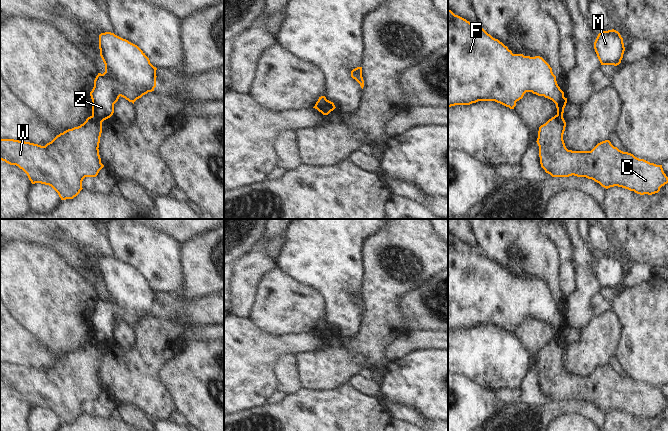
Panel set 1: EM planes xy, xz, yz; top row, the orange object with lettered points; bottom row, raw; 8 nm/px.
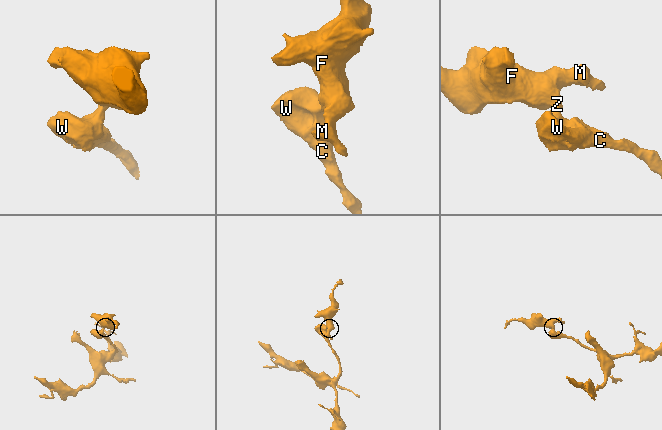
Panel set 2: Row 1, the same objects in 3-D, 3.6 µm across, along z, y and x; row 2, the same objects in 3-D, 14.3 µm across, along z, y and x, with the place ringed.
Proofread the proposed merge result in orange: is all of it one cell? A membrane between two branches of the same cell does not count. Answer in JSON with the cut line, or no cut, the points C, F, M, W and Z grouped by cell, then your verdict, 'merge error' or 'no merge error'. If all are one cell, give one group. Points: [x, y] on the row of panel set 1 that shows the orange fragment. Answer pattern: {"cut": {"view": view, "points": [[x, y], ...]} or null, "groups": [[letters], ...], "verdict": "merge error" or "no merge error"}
{"cut": {"view": "xz", "points": [[326, 99], [315, 108]]}, "groups": [["C", "W"], ["F", "M", "Z"]], "verdict": "merge error"}

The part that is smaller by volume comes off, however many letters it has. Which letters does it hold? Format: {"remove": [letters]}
{"remove": ["F", "M", "Z"]}

